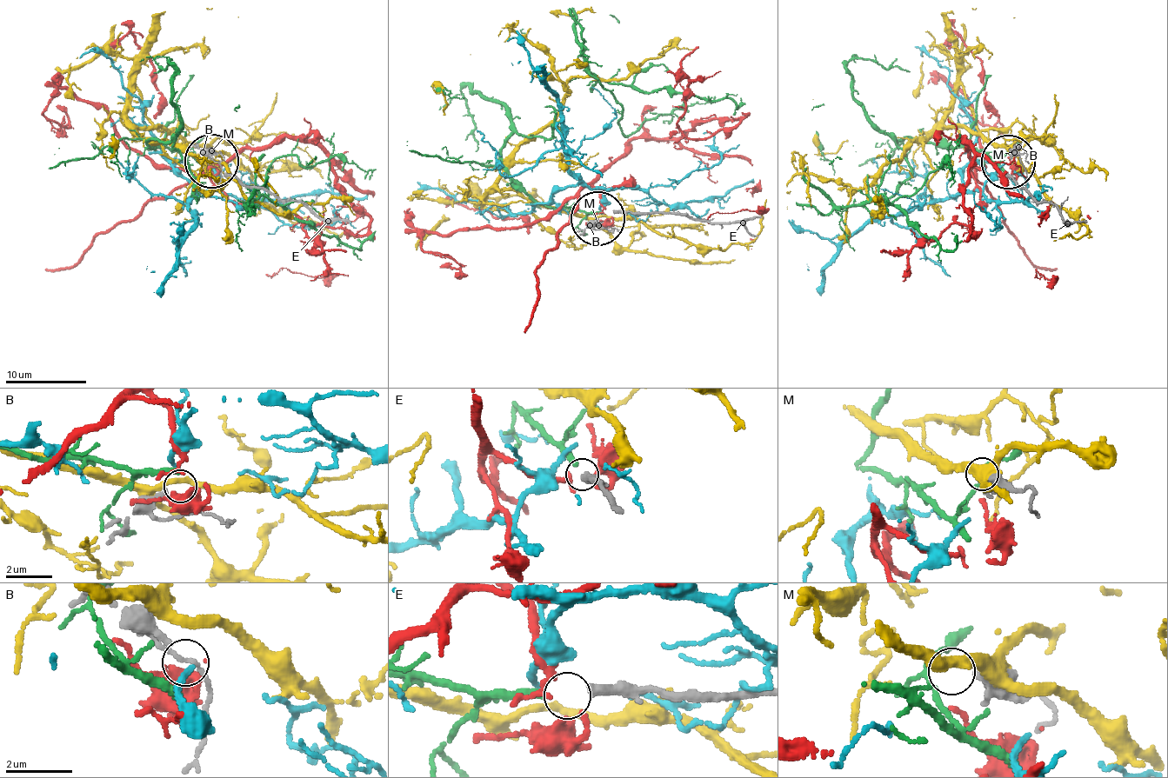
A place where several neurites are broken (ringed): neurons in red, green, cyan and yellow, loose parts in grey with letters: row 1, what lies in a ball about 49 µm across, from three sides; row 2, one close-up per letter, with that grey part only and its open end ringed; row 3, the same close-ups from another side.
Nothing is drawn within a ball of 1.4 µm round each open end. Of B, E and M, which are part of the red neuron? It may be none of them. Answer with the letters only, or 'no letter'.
no letter

